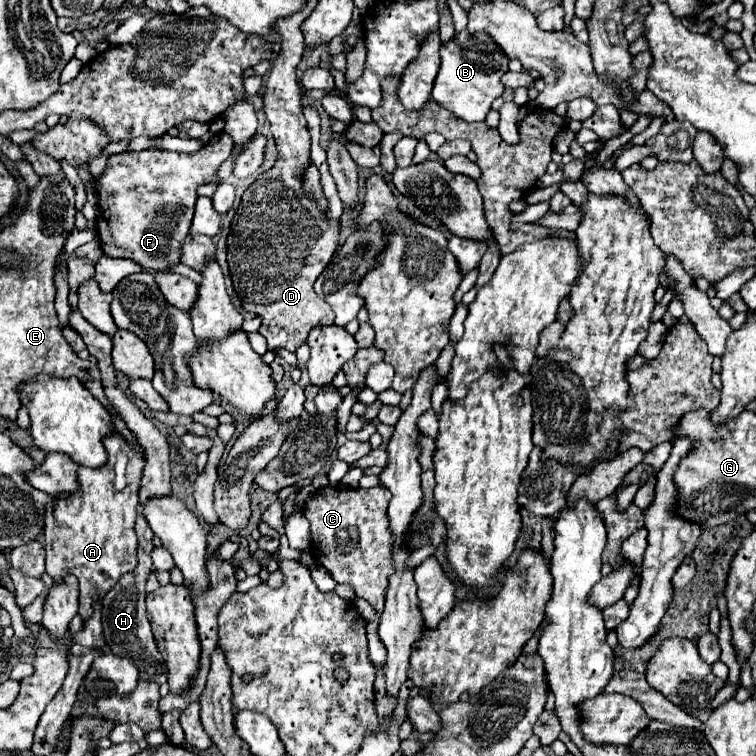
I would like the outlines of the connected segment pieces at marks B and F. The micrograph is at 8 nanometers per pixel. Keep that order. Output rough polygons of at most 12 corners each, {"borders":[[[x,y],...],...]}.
{"borders":[[[465,28],[443,42],[433,98],[485,120],[507,56]],[[233,138],[121,152],[95,182],[103,252],[179,264]]]}

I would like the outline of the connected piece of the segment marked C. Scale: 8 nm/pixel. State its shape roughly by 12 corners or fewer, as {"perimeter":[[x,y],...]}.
{"perimeter":[[325,486],[303,504],[313,554],[383,610],[391,492]]}

